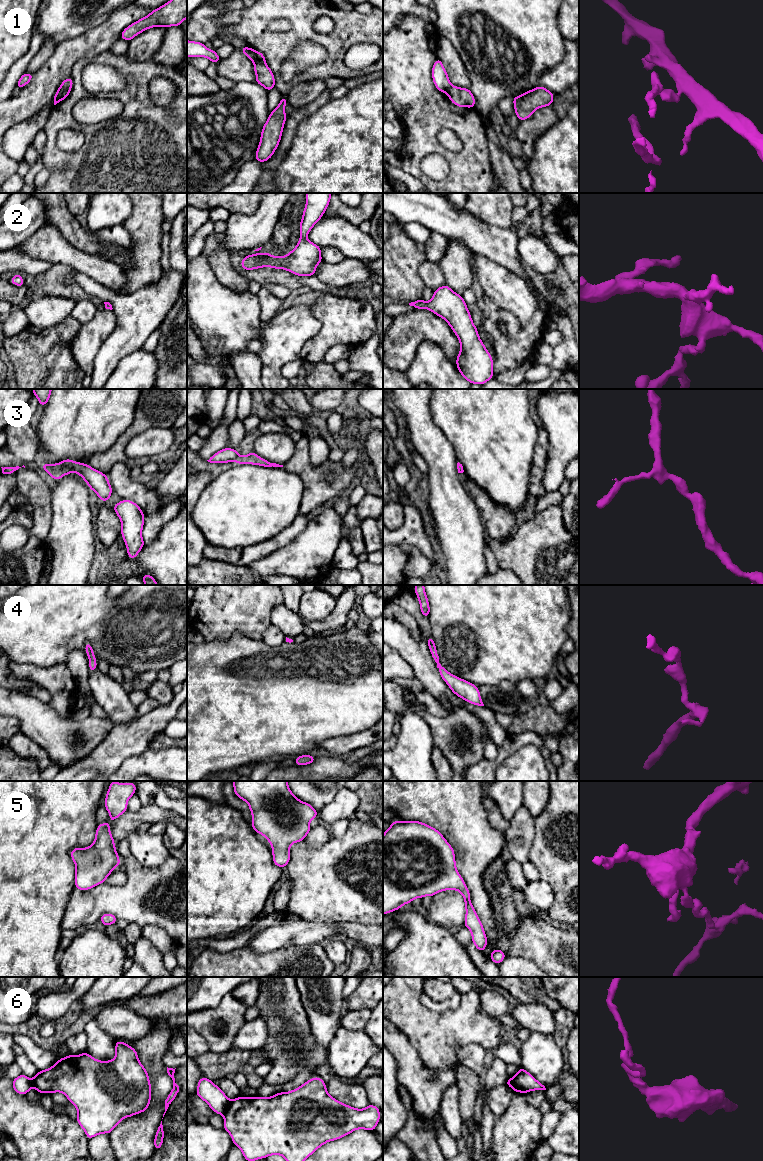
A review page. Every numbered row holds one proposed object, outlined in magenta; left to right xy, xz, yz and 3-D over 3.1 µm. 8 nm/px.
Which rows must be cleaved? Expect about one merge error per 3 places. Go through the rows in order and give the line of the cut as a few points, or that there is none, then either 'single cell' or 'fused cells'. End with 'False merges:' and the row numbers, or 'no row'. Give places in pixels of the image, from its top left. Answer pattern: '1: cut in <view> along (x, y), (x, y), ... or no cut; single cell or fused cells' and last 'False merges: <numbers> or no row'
1: cut in xy along (59, 87), (70, 89); fused cells
2: no cut; single cell
3: no cut; single cell
4: no cut; single cell
5: no cut; single cell
6: cut in xz along (230, 1100), (223, 1115); fused cells
False merges: 1, 6

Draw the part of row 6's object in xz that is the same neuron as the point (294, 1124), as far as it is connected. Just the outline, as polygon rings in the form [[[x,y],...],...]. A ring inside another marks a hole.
[[[313,1077],[298,1088],[289,1092],[280,1092],[271,1097],[242,1097],[230,1100],[224,1113],[224,1126],[247,1161],[281,1155],[286,1161],[305,1161],[318,1148],[329,1141],[340,1139],[357,1129],[374,1131],[380,1121],[380,1110],[369,1104],[364,1109],[357,1109],[331,1097],[326,1083],[320,1077]]]

